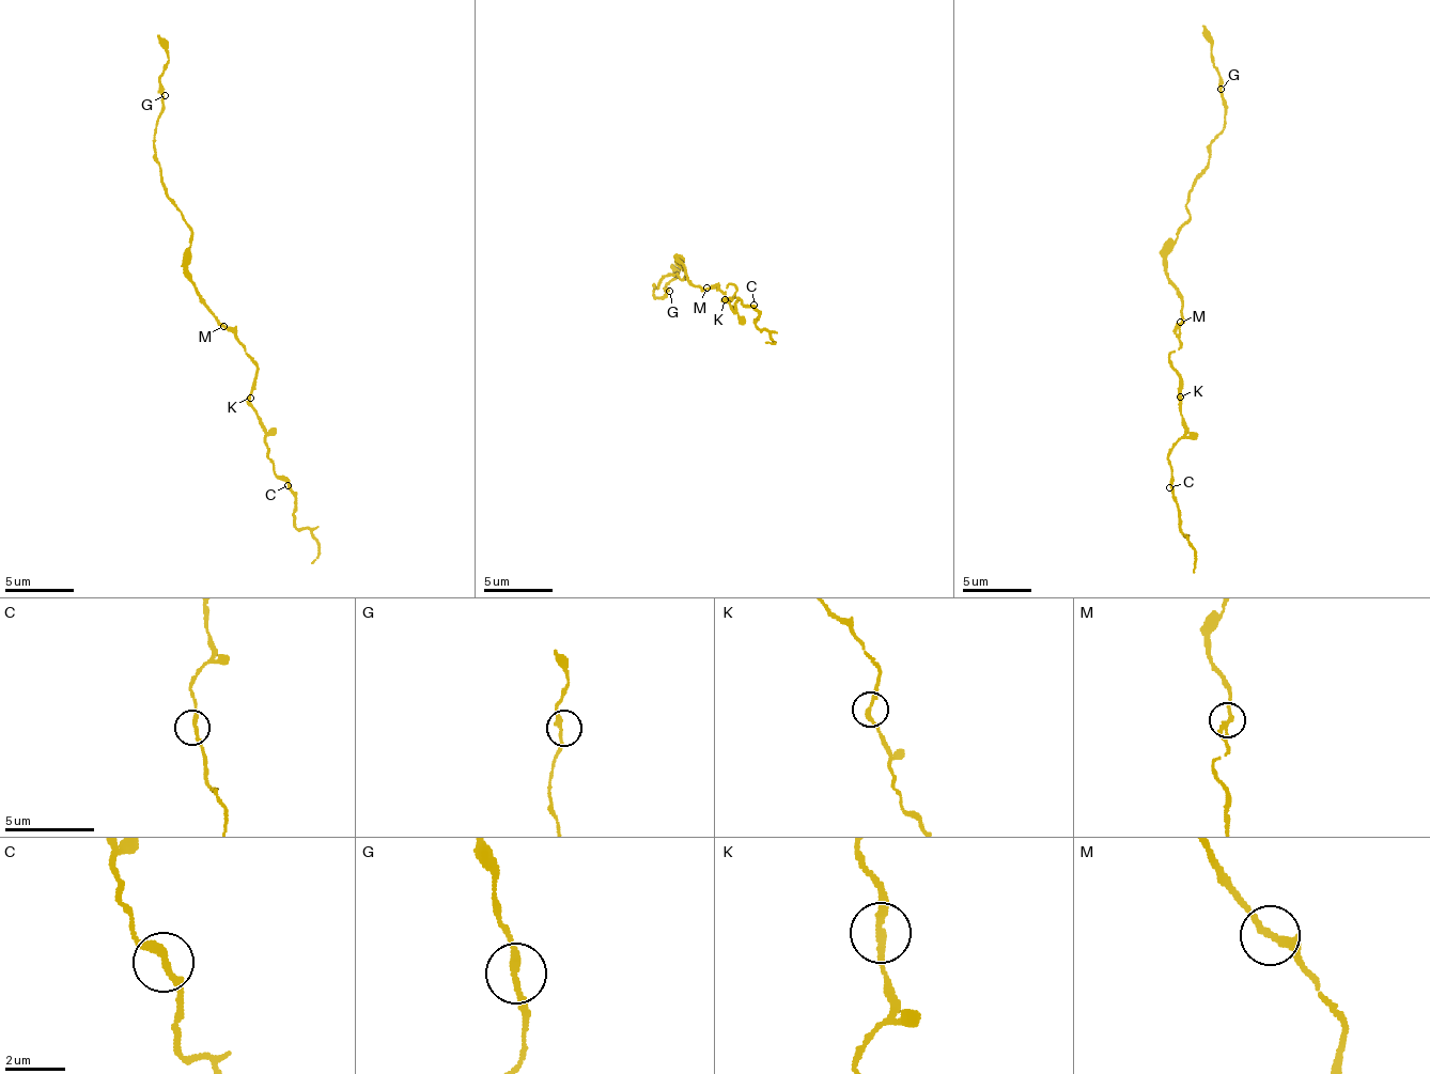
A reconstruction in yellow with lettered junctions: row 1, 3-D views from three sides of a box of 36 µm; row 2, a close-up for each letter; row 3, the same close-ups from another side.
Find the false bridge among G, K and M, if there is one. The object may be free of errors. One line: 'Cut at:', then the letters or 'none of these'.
Cut at: none of these

